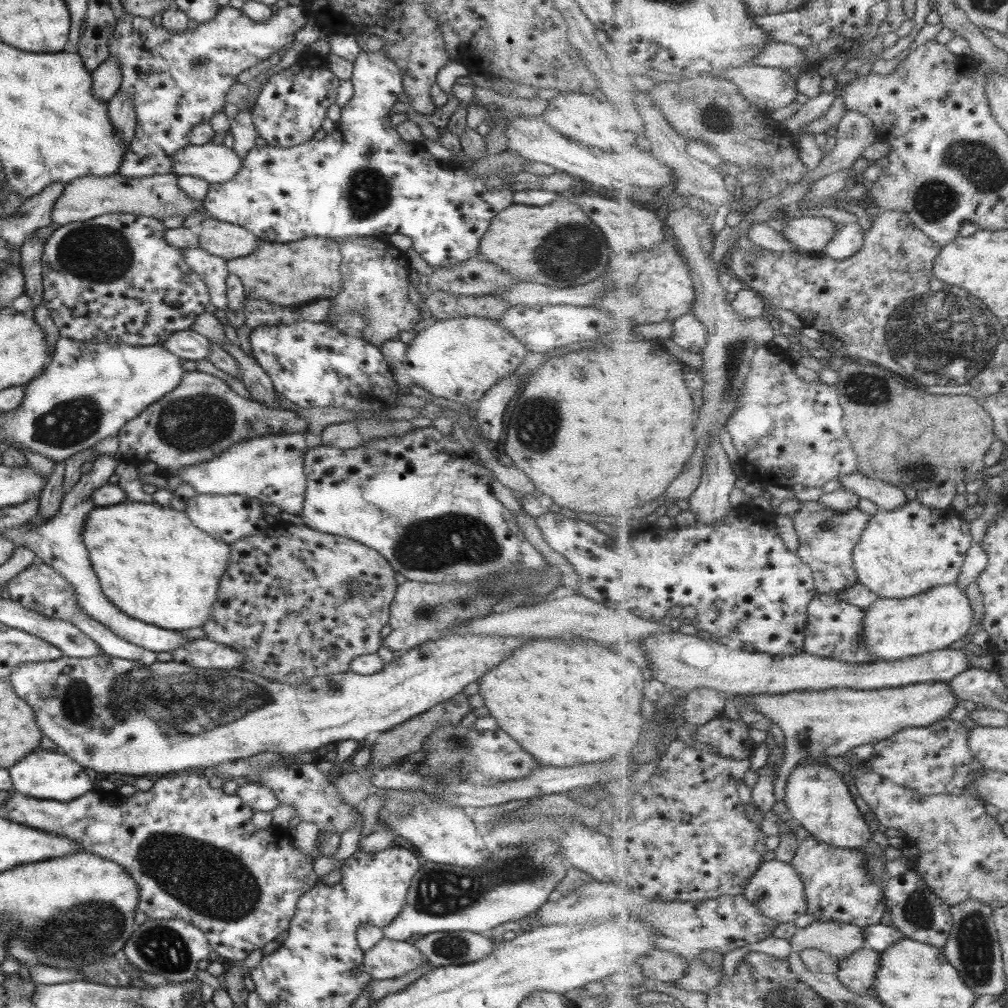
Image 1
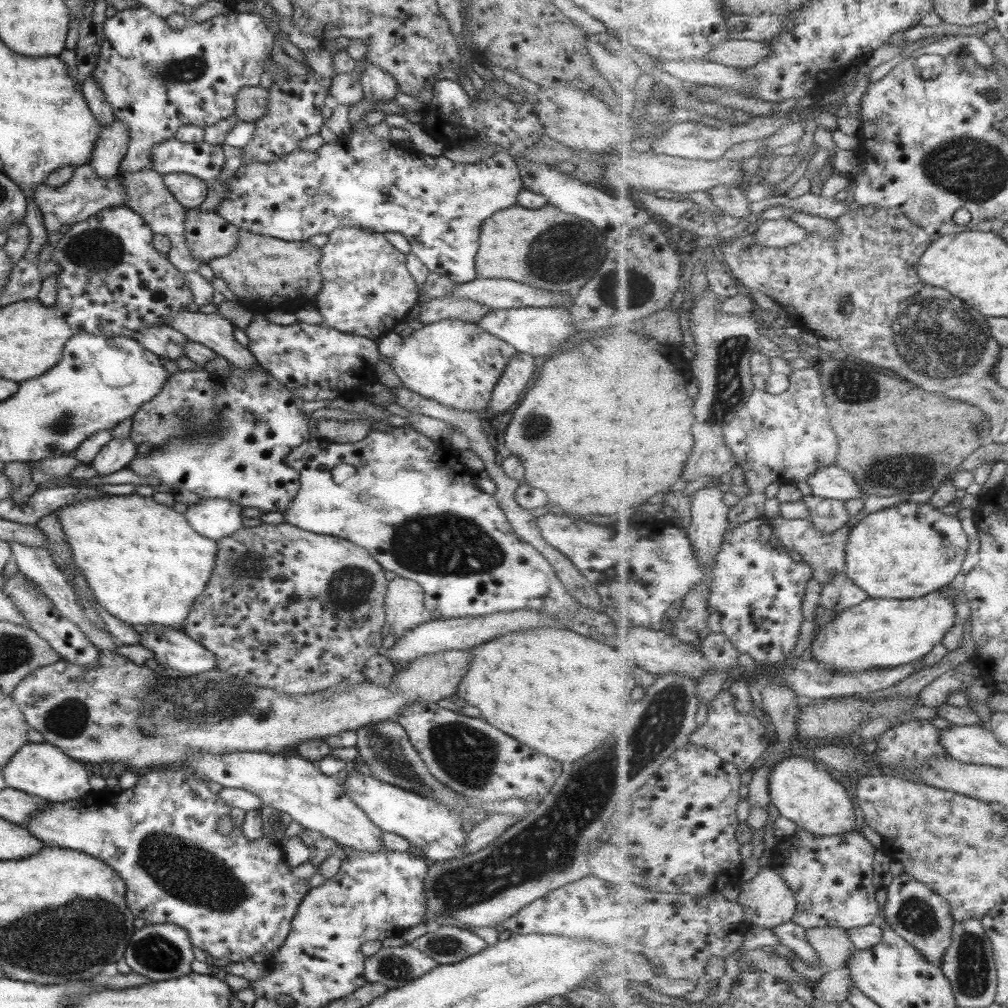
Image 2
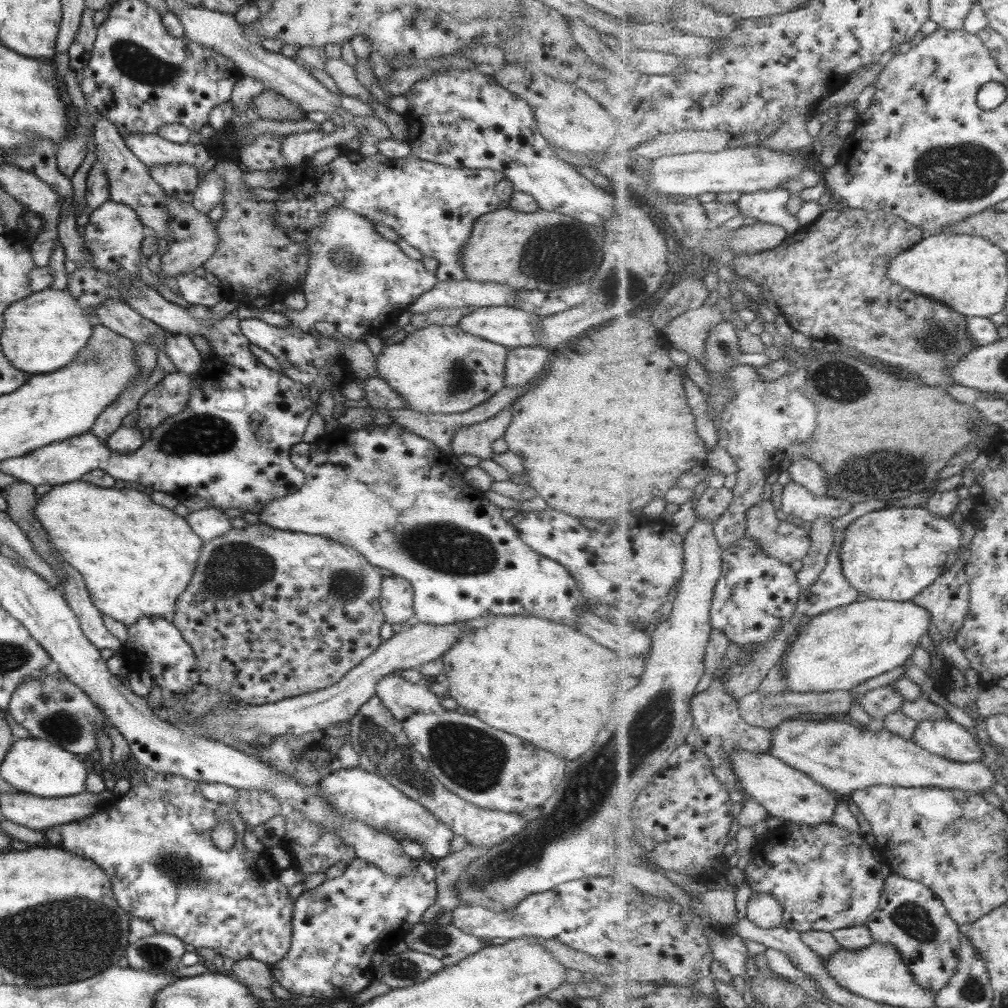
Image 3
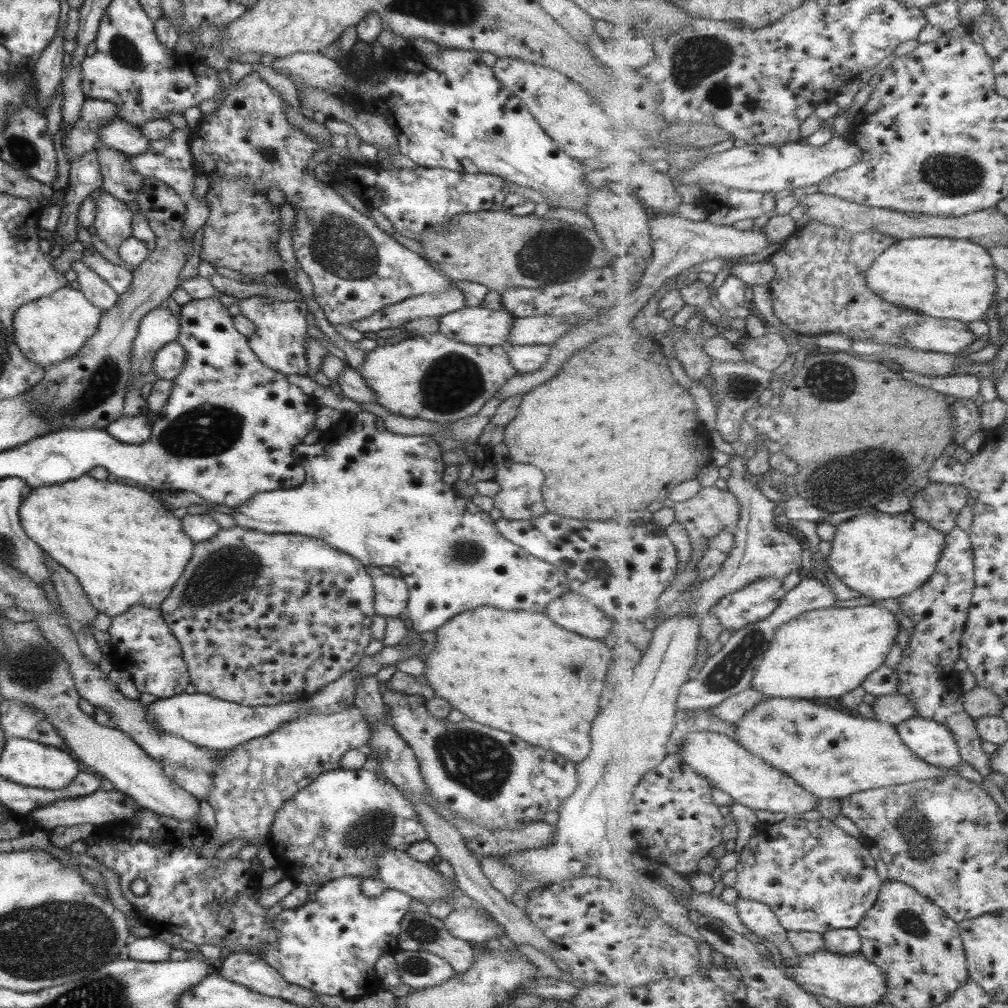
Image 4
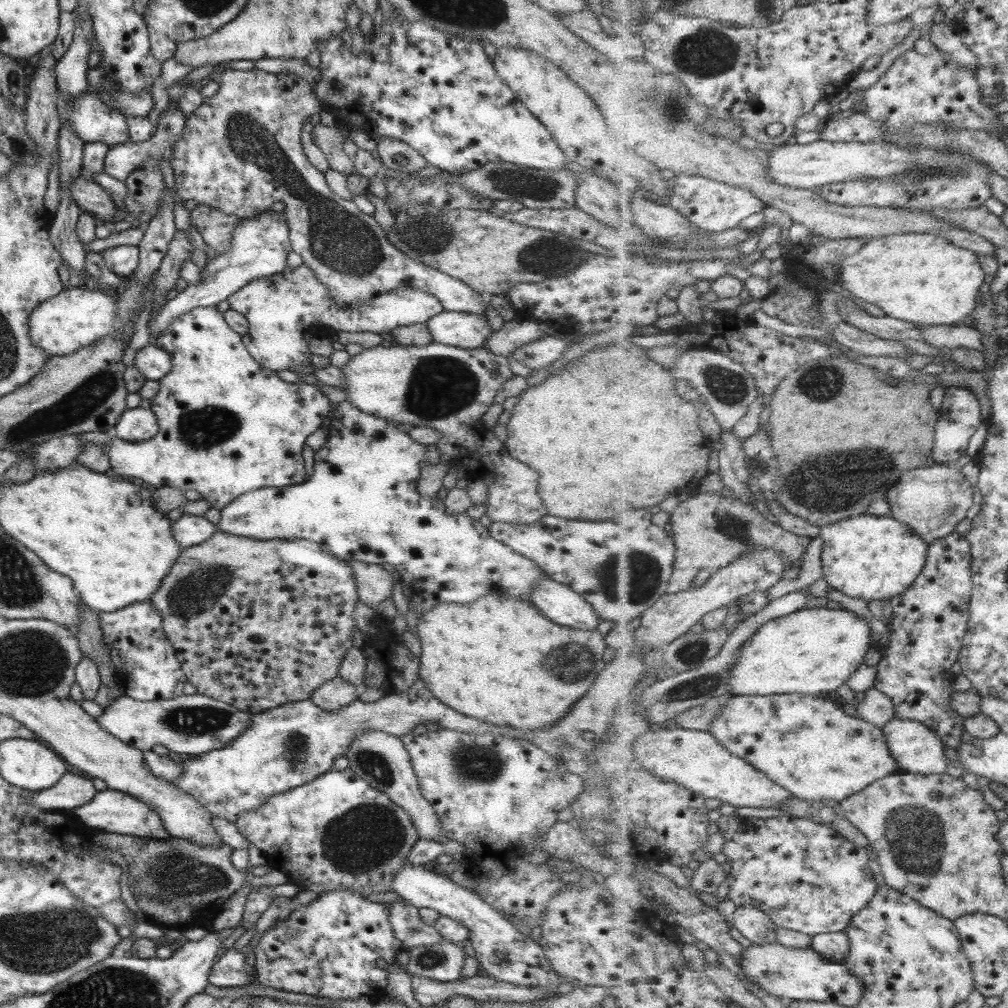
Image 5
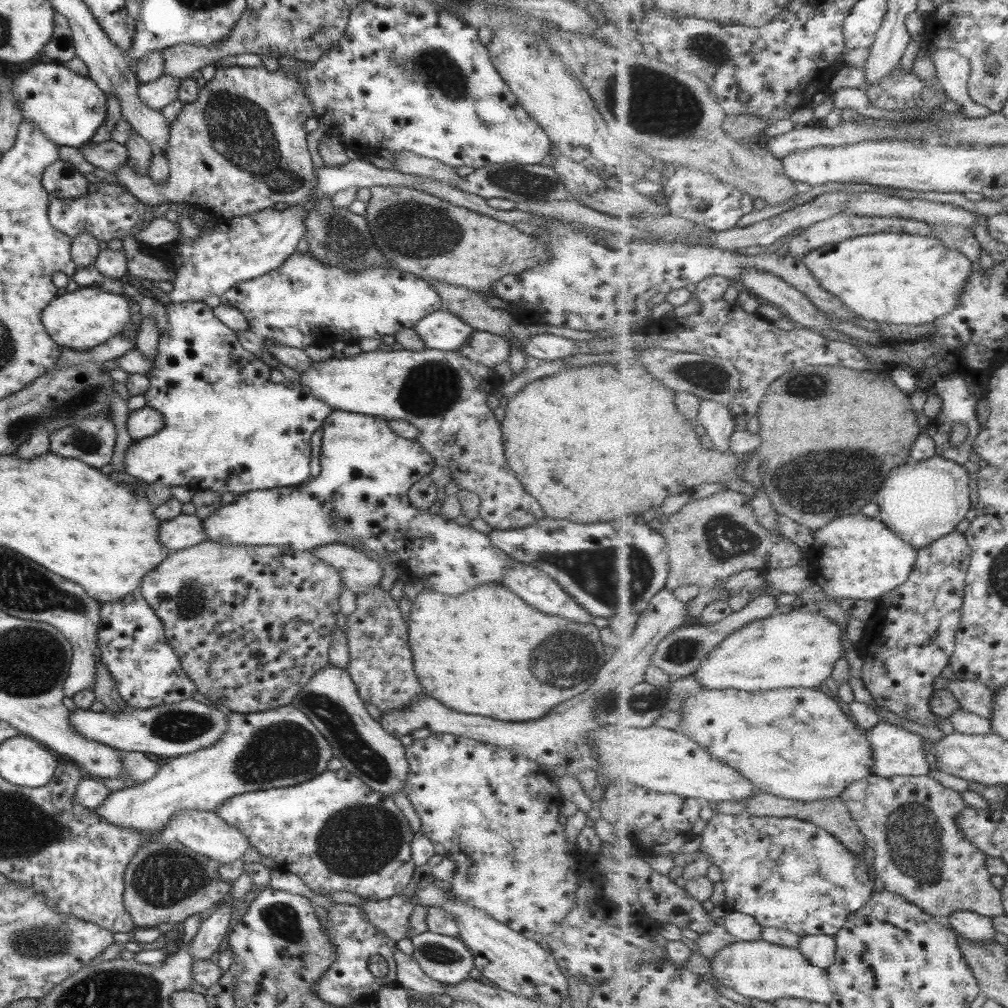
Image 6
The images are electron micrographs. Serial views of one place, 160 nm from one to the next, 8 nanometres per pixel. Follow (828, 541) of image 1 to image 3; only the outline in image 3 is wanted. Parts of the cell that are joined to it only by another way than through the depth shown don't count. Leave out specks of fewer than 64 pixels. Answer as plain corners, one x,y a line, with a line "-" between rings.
762,500
748,510
746,534
752,536
752,540
756,540
765,553
776,557
777,560
784,561
785,564
791,564
793,560
803,561
812,548
811,536
807,535
801,525
797,526
793,523
787,523
777,506
769,500

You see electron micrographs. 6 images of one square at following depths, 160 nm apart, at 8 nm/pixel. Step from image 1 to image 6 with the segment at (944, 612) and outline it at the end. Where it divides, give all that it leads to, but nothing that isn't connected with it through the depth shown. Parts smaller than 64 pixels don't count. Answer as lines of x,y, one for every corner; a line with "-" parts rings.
792,609
787,611
780,610
778,613
768,616
765,619
755,620
755,622
749,622
745,626
741,626
737,632
729,634
726,640
723,640
719,644
719,648
715,648
709,656
709,660
705,664
699,666
699,670
696,672
696,677
699,683
705,687
705,689
713,690
741,690
747,692
765,692
773,690
781,690
781,688
818,688
821,682
825,684
825,679
829,679
832,676
833,670
837,666
839,660
844,659
845,656
845,632
843,627
839,623
833,623
829,621
829,618
818,611
817,613
811,612
797,612

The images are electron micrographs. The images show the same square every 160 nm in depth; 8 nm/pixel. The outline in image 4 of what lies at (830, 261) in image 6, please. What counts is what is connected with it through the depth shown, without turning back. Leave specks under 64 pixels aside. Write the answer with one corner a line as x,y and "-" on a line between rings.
927,237
903,239
893,243
887,251
877,258
868,274
869,289
883,296
885,300
903,308
912,308
925,317
953,320
989,319
999,298
997,292
997,272
988,247
976,241
963,238

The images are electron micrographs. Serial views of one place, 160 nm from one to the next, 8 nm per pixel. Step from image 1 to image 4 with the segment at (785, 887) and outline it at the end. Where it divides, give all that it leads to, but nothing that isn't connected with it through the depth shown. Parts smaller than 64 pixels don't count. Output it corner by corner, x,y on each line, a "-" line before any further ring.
740,897
735,904
745,926
761,939
772,942
780,951
785,966
792,965
798,953
788,939
789,930
780,923
779,917
771,907
759,900

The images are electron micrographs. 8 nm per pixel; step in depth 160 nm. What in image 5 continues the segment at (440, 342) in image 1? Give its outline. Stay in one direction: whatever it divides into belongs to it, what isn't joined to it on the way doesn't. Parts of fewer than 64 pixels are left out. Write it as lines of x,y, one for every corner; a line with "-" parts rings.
436,342
419,347
399,345
381,348
377,345
350,356
340,368
343,375
340,389
347,395
346,401
365,414
392,423
426,427
437,431
440,437
433,445
439,454
448,458
449,462
459,462
465,469
465,476
469,481
480,480
486,486
484,515
491,522
529,524
546,514
546,508
543,508
543,503
535,490
537,474
523,466
521,462
511,460
504,443
481,421
481,416
493,403
499,387
513,376
508,362
509,358
495,356
482,347
465,350

